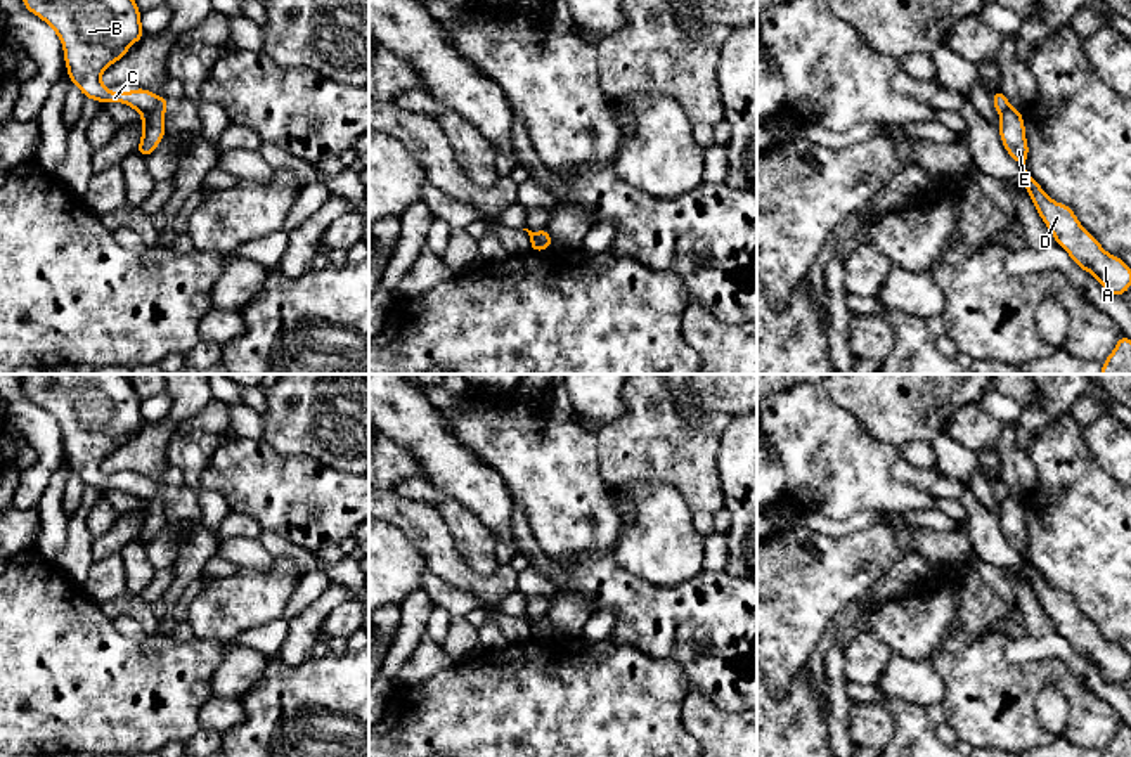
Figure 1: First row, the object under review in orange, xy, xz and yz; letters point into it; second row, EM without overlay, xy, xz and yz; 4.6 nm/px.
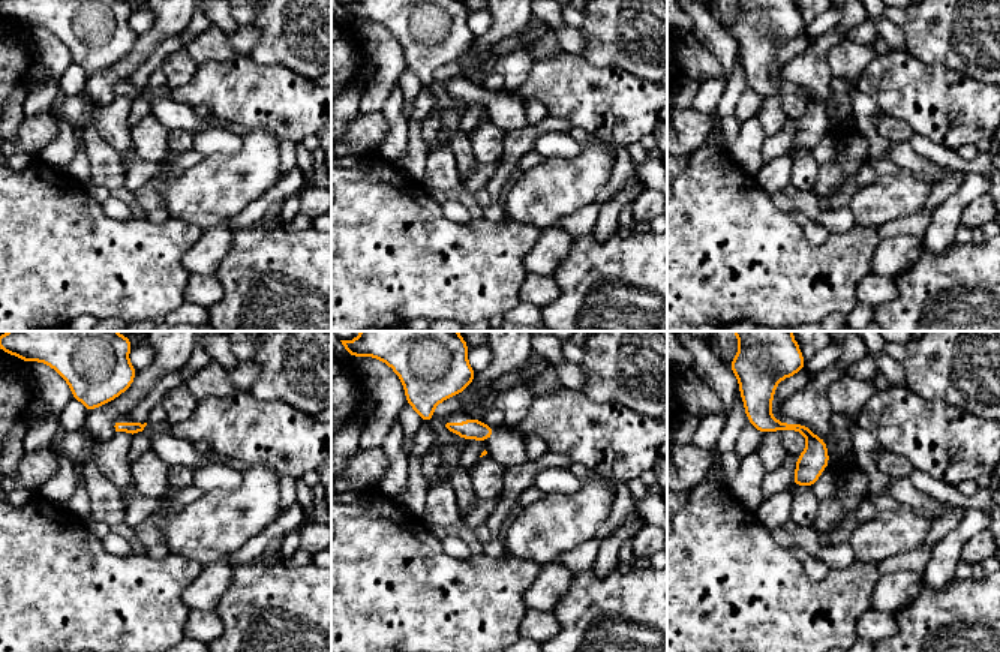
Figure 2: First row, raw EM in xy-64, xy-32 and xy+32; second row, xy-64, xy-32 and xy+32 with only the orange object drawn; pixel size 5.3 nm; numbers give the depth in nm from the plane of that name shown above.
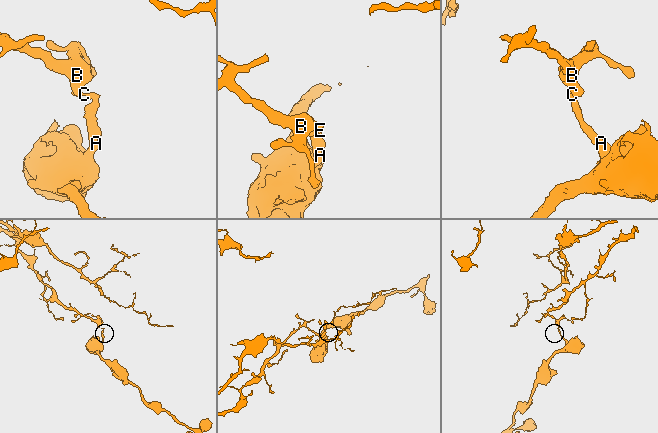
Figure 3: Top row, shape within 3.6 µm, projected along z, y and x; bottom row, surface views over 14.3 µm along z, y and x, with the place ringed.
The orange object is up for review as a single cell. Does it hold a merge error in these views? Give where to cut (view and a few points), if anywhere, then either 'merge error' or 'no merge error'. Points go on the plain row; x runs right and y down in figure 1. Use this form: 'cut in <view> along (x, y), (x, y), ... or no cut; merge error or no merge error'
cut in xy along (161, 501), (149, 499), (142, 503); merge error

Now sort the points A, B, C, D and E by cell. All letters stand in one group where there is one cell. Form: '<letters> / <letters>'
A D E / B C

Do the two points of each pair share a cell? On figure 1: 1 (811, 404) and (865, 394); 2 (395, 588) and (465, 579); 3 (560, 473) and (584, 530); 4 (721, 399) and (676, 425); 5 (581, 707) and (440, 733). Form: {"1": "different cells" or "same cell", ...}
{"1": "different cells", "2": "different cells", "3": "same cell", "4": "same cell", "5": "same cell"}

